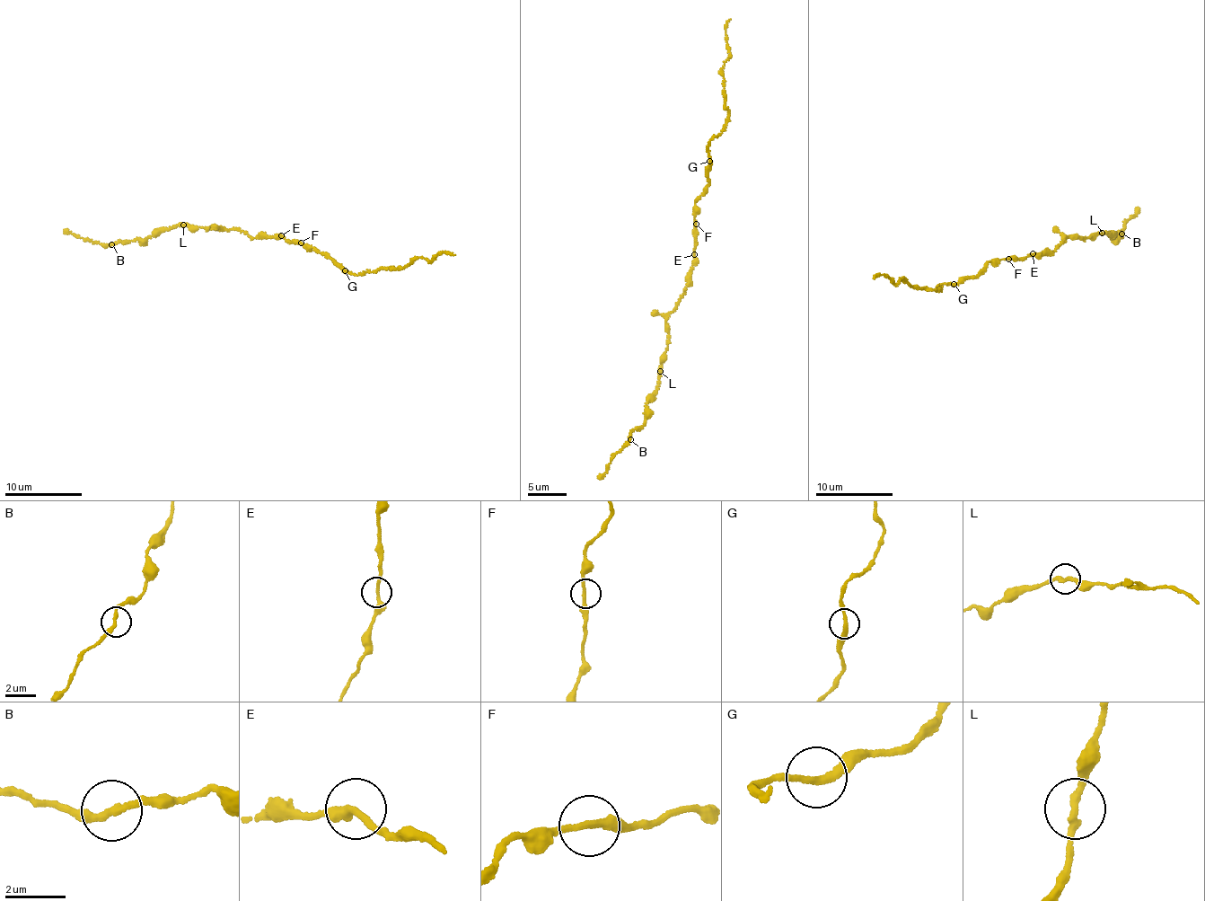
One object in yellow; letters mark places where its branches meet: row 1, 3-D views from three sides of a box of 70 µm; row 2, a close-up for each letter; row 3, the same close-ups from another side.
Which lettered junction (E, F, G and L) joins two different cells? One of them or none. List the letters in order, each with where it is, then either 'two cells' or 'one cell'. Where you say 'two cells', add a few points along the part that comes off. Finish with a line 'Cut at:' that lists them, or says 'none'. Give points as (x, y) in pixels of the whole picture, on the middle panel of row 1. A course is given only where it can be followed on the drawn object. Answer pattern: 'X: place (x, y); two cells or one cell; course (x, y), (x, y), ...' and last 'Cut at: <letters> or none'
E: place (694, 254); one cell
F: place (696, 224); one cell
G: place (709, 161); one cell
L: place (660, 371); one cell
Cut at: none

